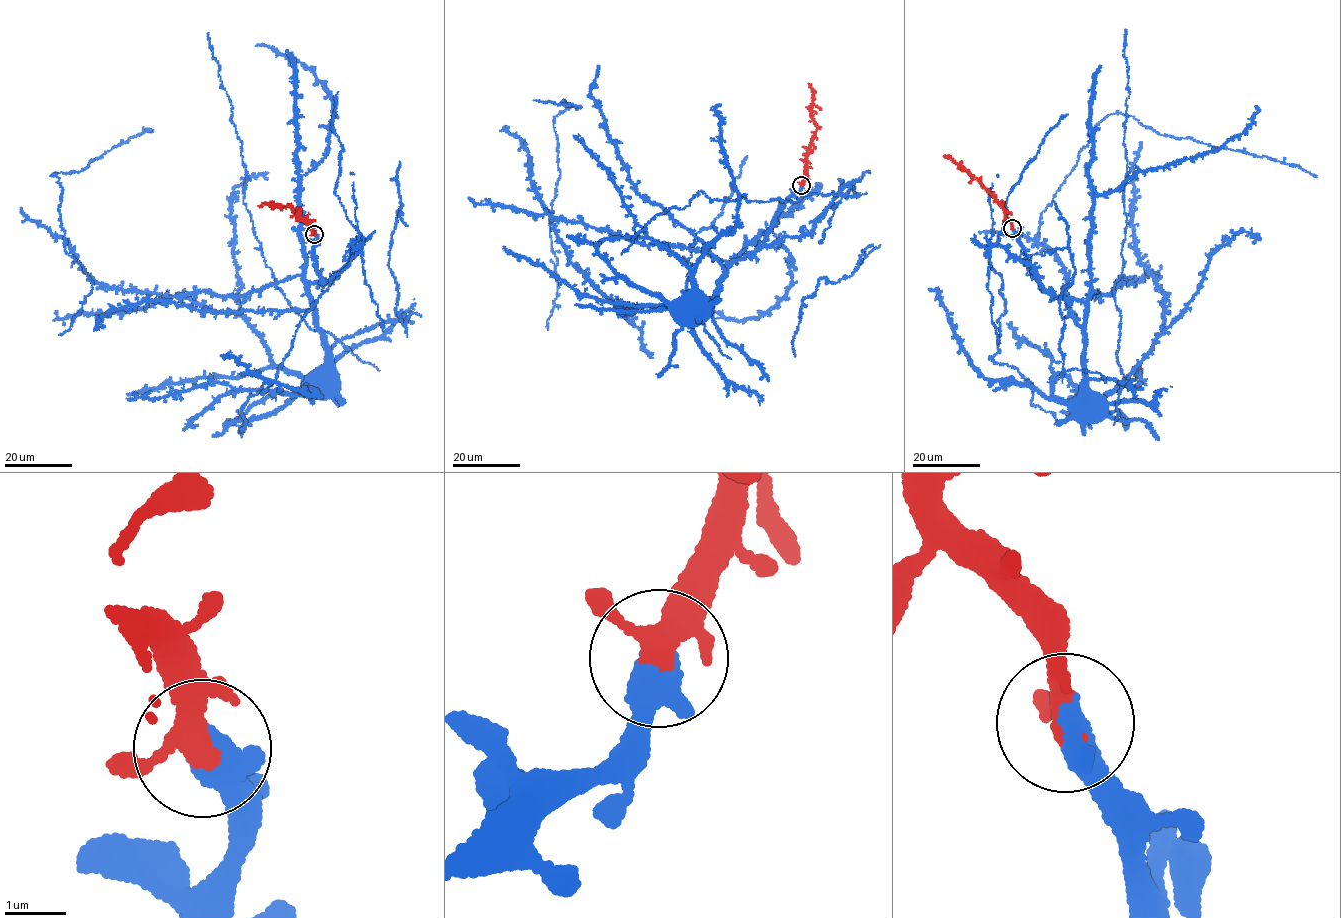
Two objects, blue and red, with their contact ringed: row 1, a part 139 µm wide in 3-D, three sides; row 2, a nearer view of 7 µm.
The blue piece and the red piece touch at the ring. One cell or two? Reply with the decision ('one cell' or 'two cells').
one cell

